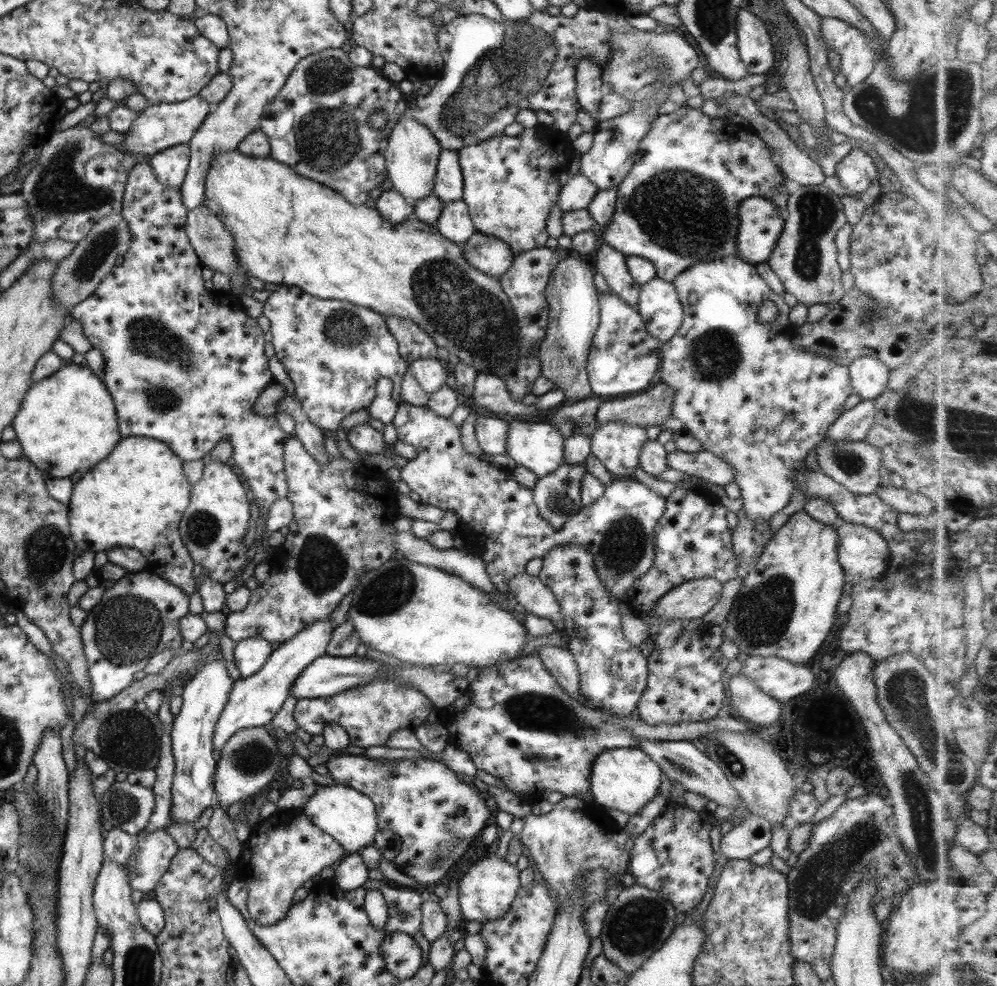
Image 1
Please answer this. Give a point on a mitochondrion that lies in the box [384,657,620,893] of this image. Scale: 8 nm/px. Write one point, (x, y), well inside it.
(532, 710)

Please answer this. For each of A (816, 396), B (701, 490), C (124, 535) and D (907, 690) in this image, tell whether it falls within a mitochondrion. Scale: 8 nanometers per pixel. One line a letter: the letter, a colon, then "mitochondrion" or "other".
A: other
B: other
C: other
D: mitochondrion

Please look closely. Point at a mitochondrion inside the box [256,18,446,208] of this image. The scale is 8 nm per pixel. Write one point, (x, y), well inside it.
(321, 140)

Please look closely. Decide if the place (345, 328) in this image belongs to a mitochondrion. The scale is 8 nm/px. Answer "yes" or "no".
yes

